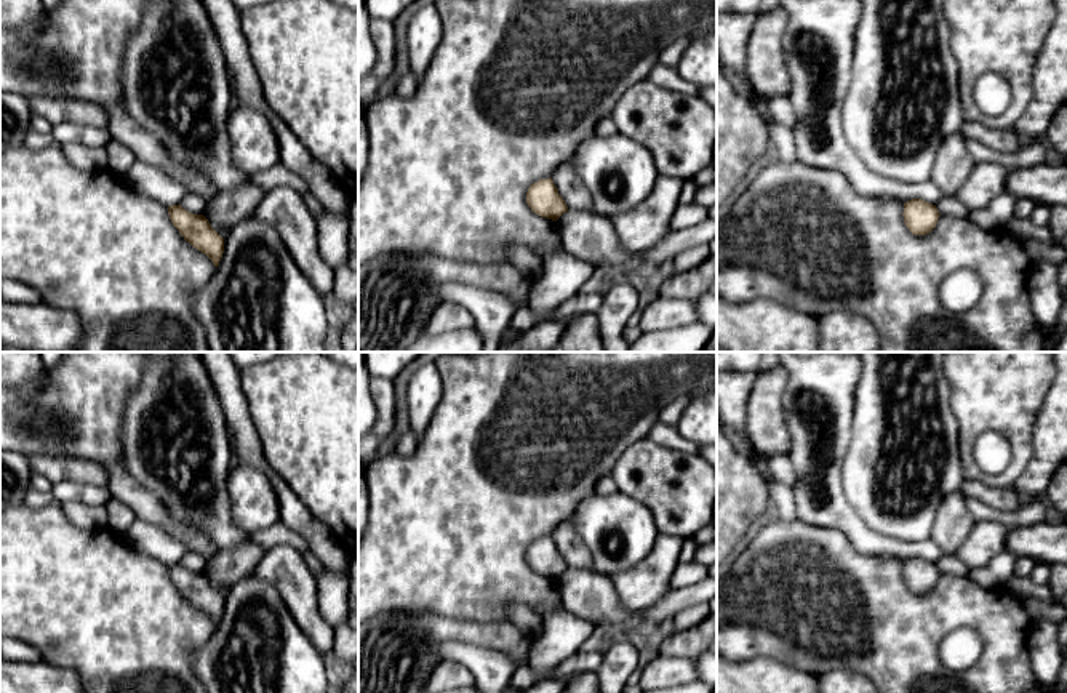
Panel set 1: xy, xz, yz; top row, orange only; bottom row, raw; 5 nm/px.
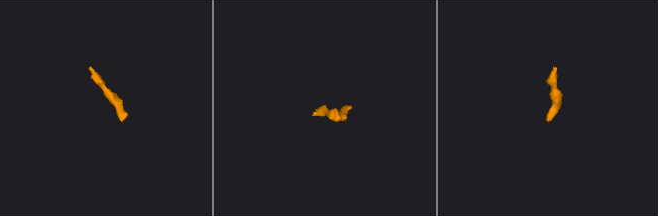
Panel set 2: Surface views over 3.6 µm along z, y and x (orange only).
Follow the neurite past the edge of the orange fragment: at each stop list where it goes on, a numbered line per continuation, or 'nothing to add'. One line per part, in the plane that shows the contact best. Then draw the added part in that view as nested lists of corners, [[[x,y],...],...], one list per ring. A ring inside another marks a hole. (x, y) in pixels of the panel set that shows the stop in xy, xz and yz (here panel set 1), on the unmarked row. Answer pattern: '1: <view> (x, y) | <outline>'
nothing to add

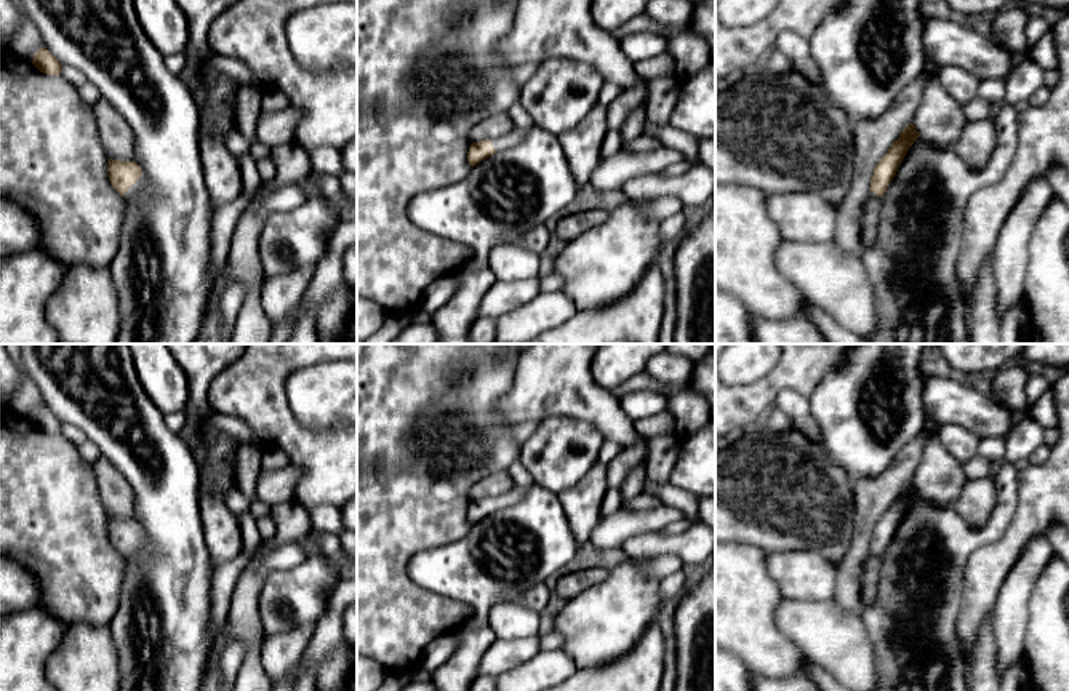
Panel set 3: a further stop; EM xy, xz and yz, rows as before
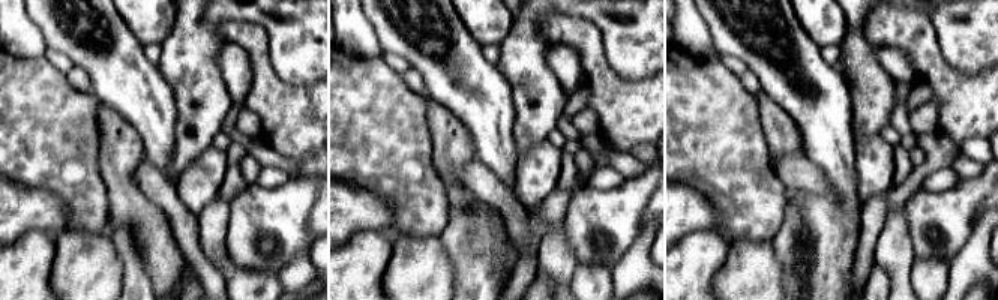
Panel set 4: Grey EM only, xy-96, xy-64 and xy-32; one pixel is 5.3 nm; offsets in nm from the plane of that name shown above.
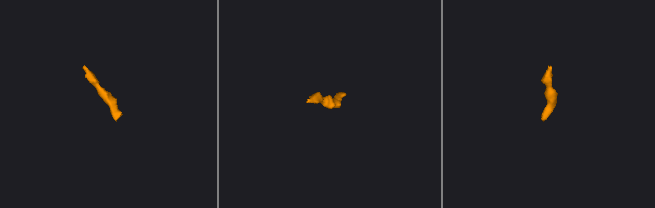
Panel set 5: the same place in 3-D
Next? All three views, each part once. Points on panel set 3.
1: xy (136, 547) | [[[142,533],[123,553],[125,560],[134,560],[141,557],[144,545],[147,544],[147,536]]]

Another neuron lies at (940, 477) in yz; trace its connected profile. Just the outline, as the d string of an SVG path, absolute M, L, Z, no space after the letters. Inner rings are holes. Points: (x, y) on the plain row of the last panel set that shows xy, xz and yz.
M925 419L928 440L912 481L920 496L951 504L960 497L967 475L963 465L943 446L939 427L936 421Z

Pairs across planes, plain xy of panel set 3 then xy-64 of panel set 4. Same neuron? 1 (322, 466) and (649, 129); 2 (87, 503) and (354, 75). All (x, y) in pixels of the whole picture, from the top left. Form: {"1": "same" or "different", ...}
{"1": "same", "2": "same"}

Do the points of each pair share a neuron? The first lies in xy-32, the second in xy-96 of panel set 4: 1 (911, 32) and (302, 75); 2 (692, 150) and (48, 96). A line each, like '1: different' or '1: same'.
1: different
2: same

